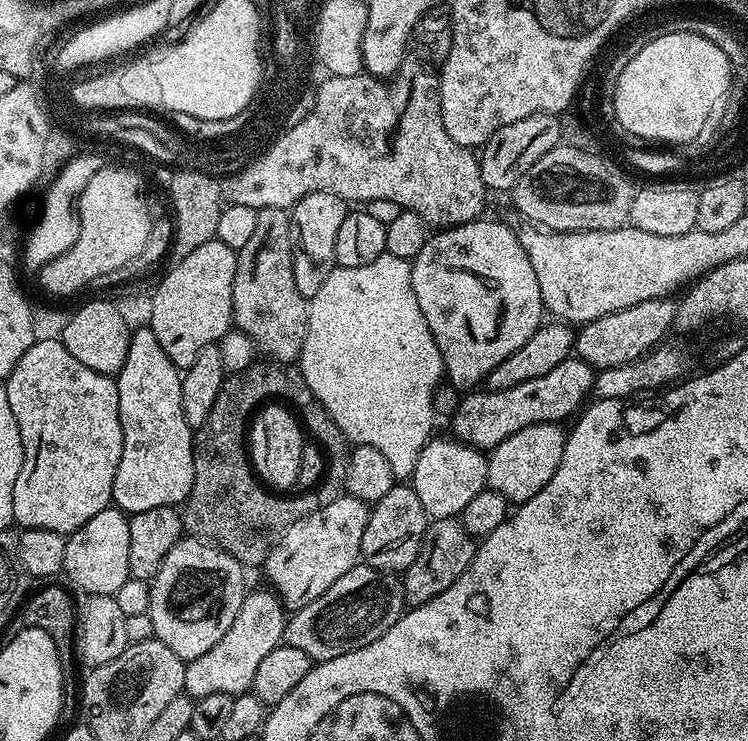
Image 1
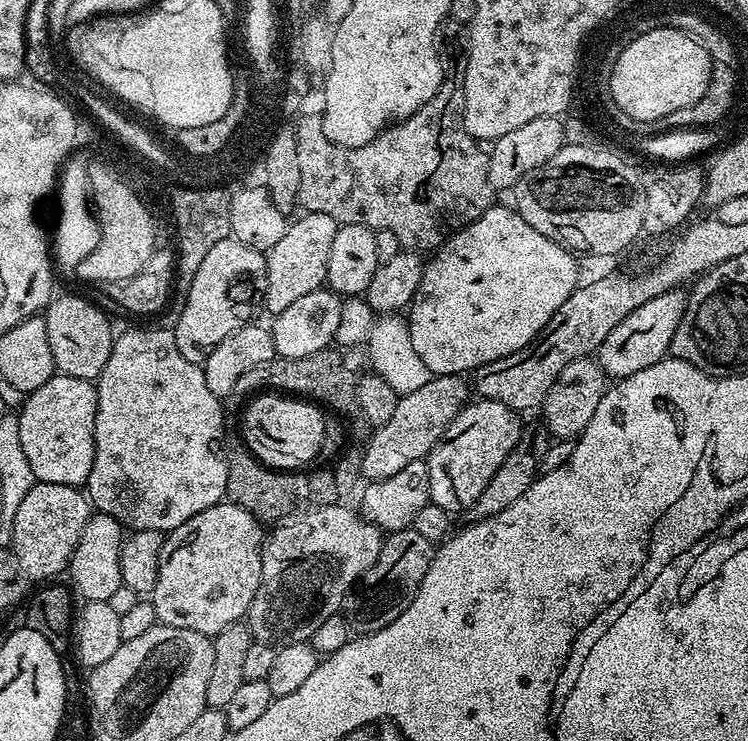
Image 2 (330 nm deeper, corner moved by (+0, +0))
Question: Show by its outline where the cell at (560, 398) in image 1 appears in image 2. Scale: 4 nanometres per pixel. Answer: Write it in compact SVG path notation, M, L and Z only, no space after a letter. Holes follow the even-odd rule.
M672 288L666 294L658 294L658 298L650 298L650 302L642 302L638 310L626 314L598 349L598 363L605 377L624 380L630 374L638 374L638 370L646 370L646 366L654 366L654 362L665 359L669 355L674 338L674 330L678 330L678 322L682 322L682 314L686 296L680 288Z

